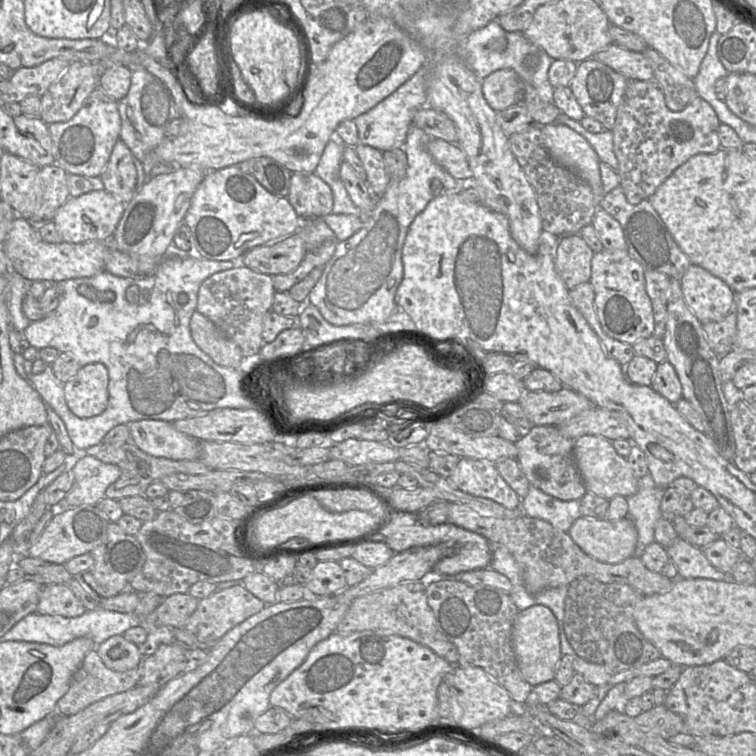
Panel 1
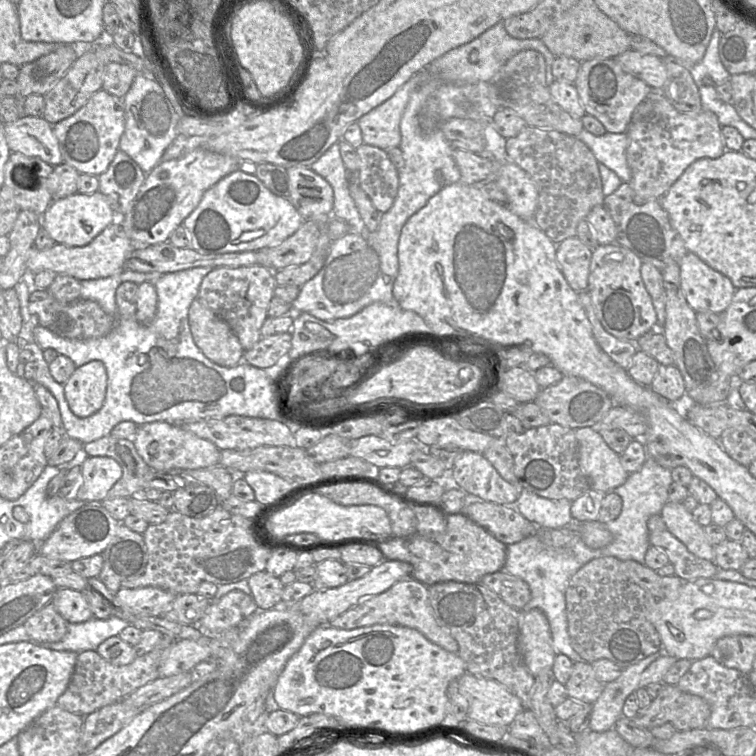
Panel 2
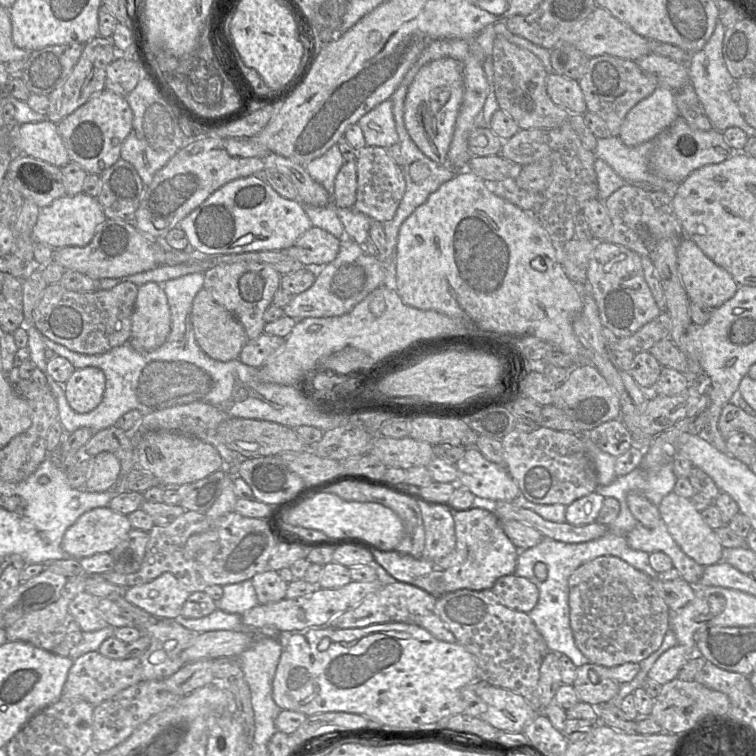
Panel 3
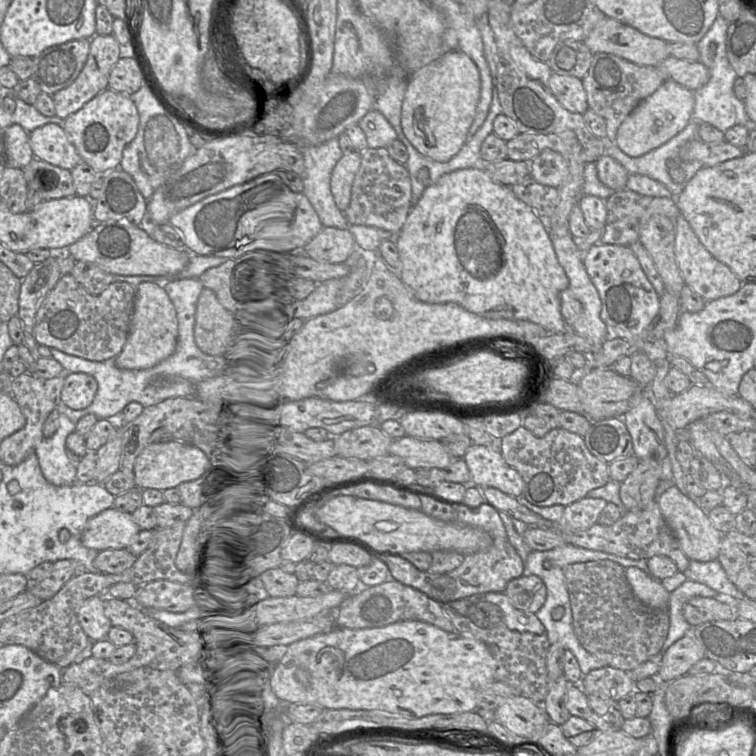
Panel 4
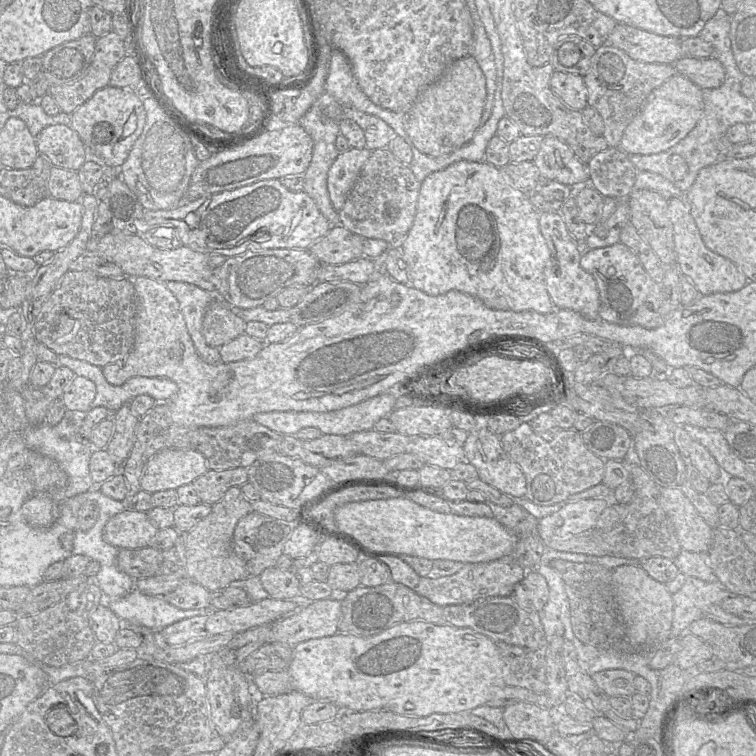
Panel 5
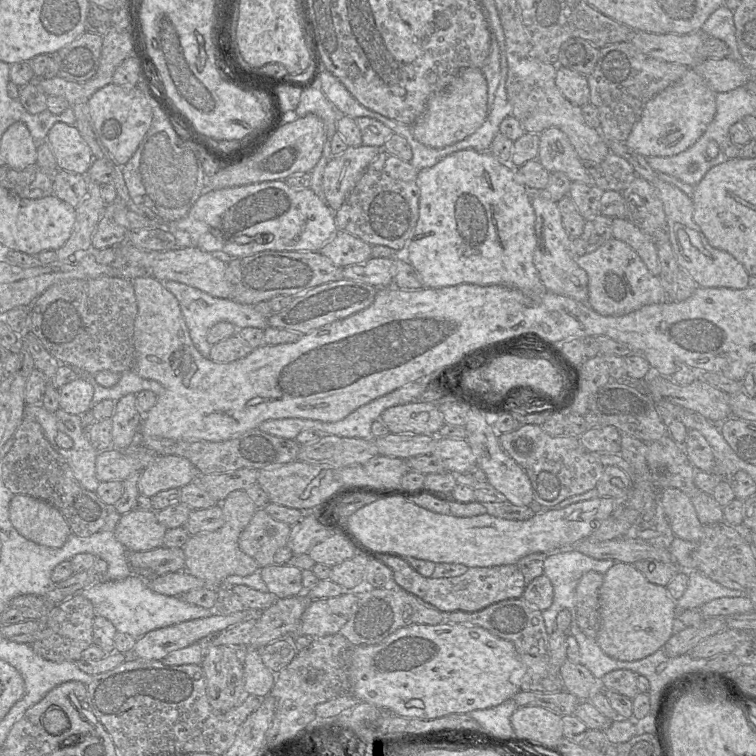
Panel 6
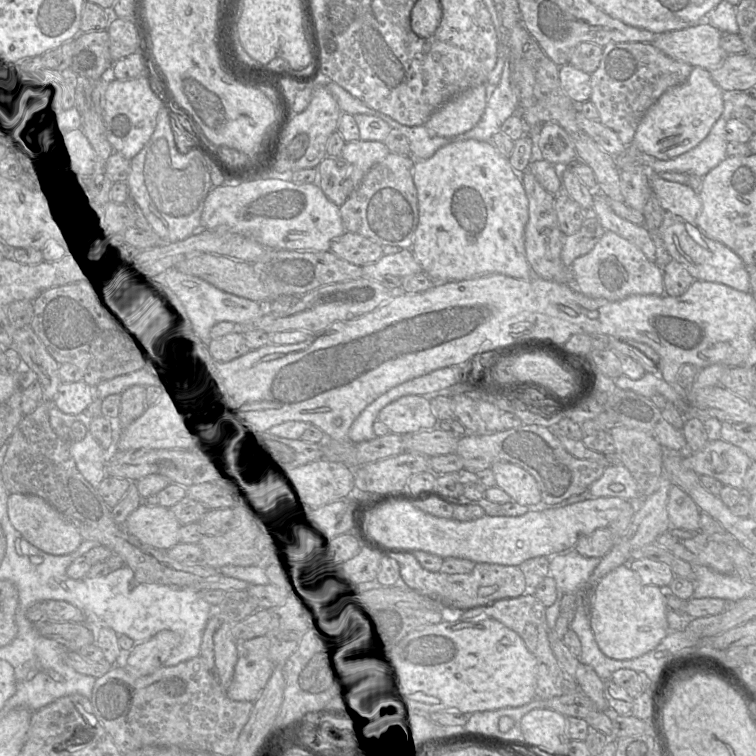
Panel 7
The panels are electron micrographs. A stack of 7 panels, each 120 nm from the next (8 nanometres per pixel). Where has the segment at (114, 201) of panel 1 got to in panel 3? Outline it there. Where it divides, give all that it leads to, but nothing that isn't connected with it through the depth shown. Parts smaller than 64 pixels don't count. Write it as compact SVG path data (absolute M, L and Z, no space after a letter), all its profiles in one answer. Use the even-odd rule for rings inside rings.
M86 193L66 194L40 209L32 231L32 239L34 243L44 243L53 249L85 246L92 240L97 228L106 219L97 197L92 197Z

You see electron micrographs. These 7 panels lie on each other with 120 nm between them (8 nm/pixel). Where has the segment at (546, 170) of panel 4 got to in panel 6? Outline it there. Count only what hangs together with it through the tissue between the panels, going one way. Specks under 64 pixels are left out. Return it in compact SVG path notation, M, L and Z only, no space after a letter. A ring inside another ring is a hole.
M551 127L539 134L538 161L552 172L564 173L571 182L592 185L592 178L578 157L568 137L560 129Z

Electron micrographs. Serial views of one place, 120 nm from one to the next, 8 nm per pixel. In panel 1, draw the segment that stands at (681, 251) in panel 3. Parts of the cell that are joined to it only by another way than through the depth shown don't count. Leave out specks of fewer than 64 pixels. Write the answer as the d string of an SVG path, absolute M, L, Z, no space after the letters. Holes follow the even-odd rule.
M691 263L680 283L686 304L702 324L722 321L735 310L736 293L701 266Z

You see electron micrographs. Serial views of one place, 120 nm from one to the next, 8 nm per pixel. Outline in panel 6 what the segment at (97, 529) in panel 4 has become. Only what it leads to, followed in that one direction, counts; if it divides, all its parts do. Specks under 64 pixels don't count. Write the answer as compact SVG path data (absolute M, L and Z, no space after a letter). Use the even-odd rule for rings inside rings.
M131 510L121 515L115 528L116 539L128 551L148 551L163 546L164 535L167 527L159 522L154 510Z

